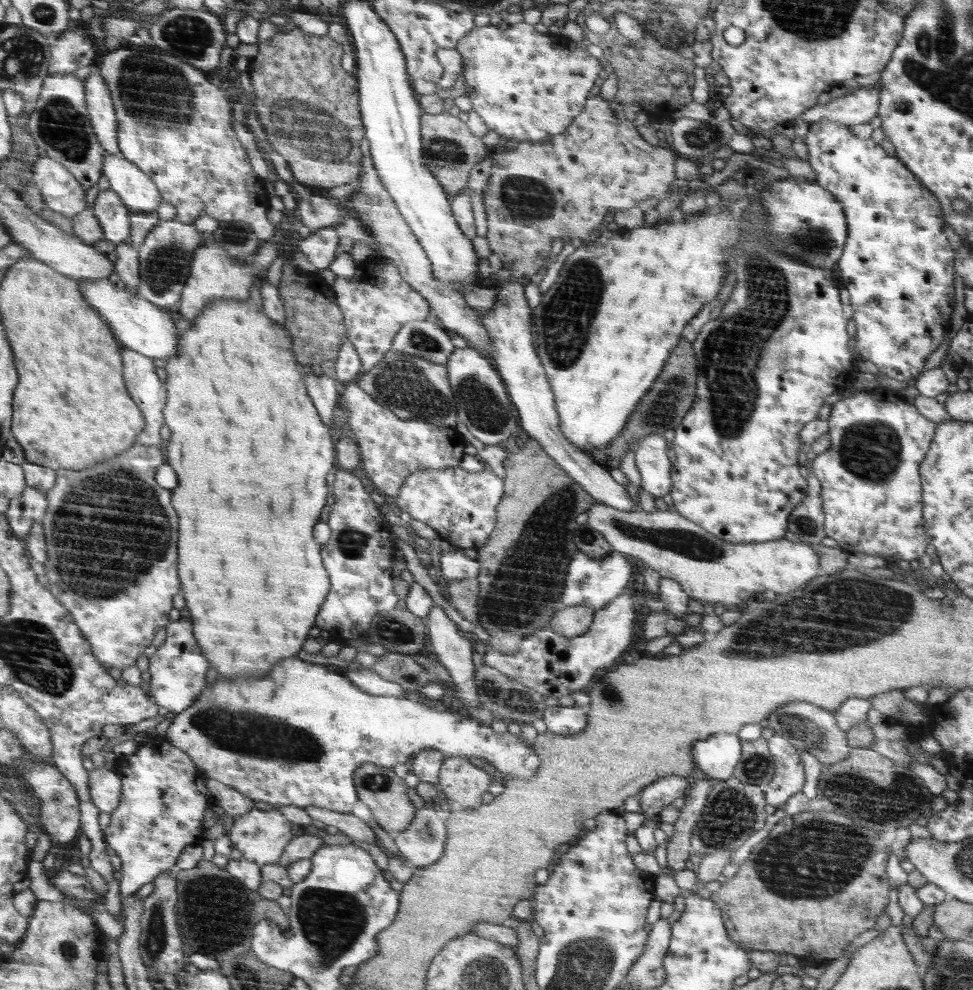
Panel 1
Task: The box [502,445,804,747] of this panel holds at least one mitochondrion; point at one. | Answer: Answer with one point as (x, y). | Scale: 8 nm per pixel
(692, 545)

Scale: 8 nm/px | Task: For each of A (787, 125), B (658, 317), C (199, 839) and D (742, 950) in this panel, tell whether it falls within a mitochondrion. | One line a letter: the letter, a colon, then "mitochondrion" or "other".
A: other
B: other
C: other
D: other

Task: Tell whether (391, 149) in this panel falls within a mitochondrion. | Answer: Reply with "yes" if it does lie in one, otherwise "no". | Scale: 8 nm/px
no

